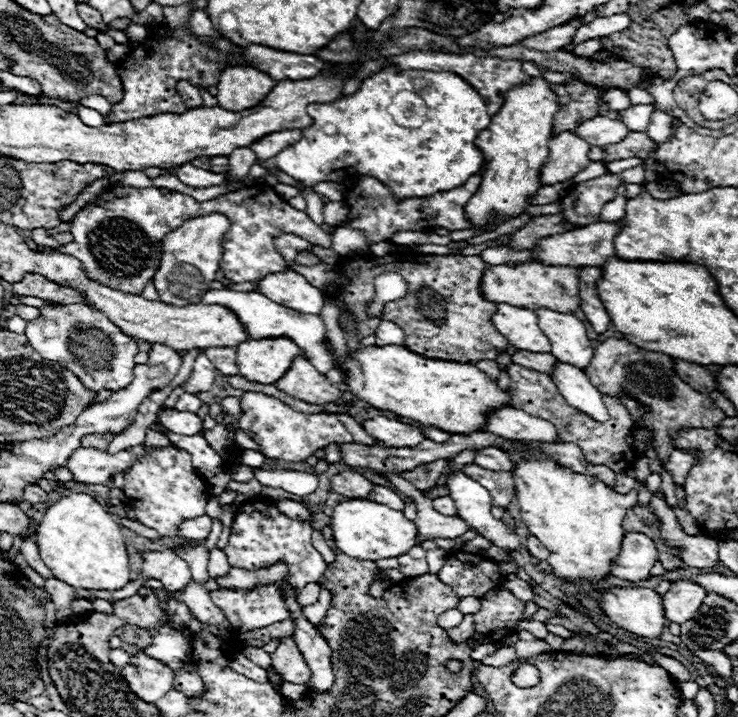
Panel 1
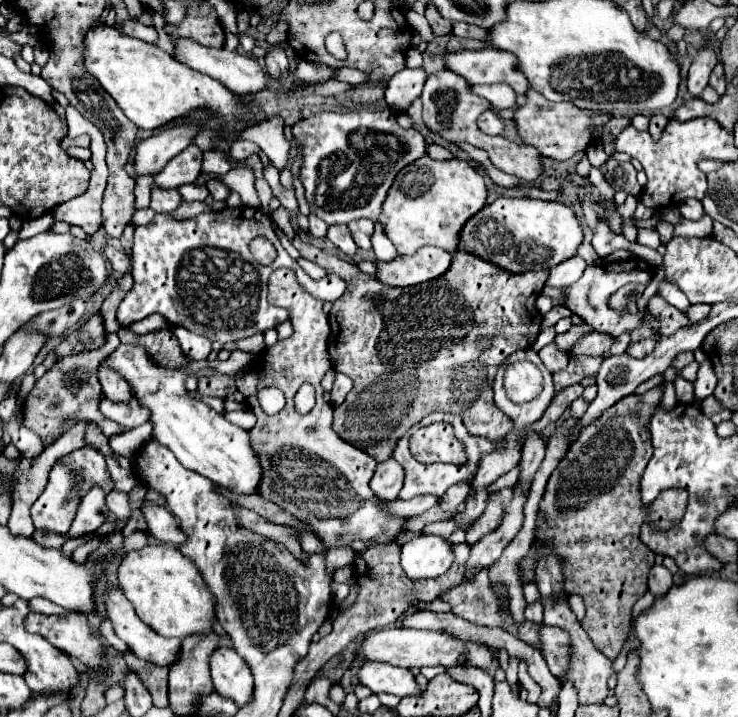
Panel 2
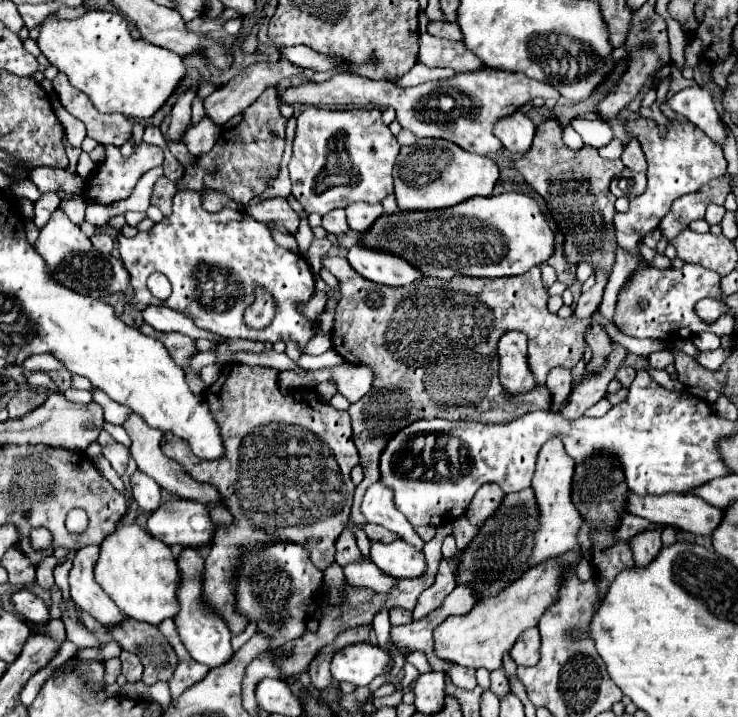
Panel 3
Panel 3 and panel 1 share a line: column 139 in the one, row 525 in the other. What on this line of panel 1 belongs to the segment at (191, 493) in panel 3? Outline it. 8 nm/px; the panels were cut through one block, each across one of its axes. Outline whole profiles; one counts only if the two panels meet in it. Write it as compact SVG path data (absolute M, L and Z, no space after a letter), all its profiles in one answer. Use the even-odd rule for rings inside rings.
M420 490L412 494L412 500L416 502L416 508L418 508L418 518L414 520L418 528L418 534L416 534L418 544L422 544L424 540L434 540L434 538L458 538L466 530L470 530L470 526L464 524L462 518L444 516L436 512L430 500L424 498Z

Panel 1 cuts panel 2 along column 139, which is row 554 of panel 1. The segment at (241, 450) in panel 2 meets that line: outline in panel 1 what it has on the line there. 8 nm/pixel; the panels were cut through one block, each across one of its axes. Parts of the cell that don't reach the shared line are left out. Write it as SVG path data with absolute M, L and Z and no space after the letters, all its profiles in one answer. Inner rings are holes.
M344 500L334 506L330 516L332 534L338 550L358 560L380 560L400 556L416 546L416 526L400 510L370 500Z

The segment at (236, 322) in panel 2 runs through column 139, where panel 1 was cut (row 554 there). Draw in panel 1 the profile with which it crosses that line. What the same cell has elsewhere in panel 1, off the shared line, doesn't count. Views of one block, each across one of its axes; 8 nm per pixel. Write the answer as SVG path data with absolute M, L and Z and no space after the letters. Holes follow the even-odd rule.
M242 504L232 524L226 556L230 566L246 568L246 570L258 570L262 566L272 566L278 560L284 560L290 566L290 578L284 582L300 590L300 586L306 586L308 582L318 582L328 568L320 552L312 546L310 534L312 534L312 528L304 526L298 520L286 518L278 510L258 510L252 504Z

